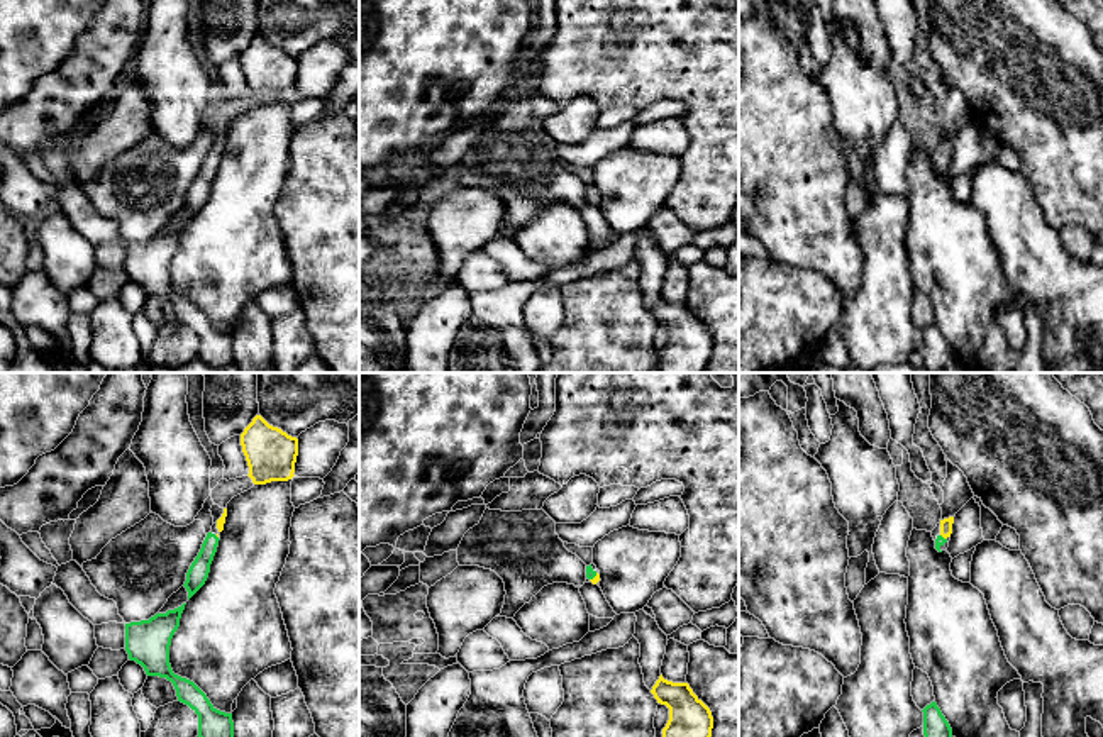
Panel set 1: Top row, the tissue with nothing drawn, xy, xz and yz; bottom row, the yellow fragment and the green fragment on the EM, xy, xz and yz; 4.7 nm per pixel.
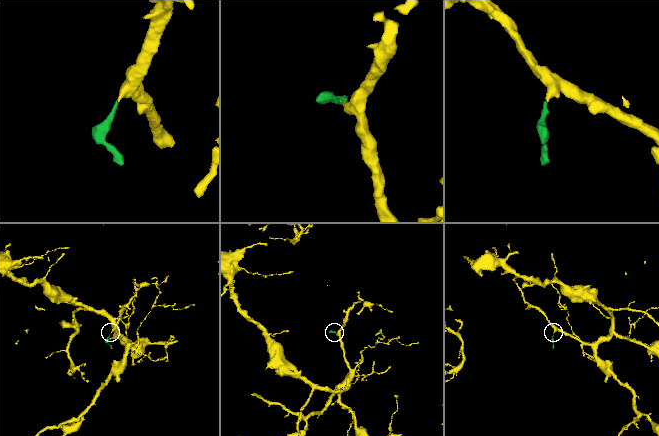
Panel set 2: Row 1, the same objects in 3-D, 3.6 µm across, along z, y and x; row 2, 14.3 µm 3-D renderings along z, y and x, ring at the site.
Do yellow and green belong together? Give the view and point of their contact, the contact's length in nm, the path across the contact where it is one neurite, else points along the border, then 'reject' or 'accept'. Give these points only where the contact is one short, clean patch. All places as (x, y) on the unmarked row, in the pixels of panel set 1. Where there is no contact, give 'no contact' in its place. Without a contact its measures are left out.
meets yellow in xz at (595, 197); contact 50 nm long; runs through xz (595, 200), (595, 197), (590, 193); accept

